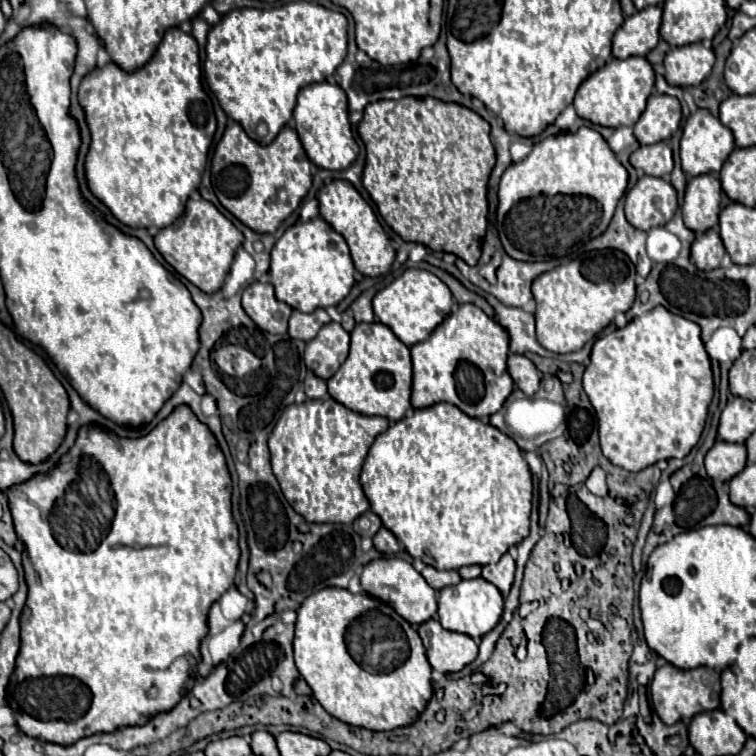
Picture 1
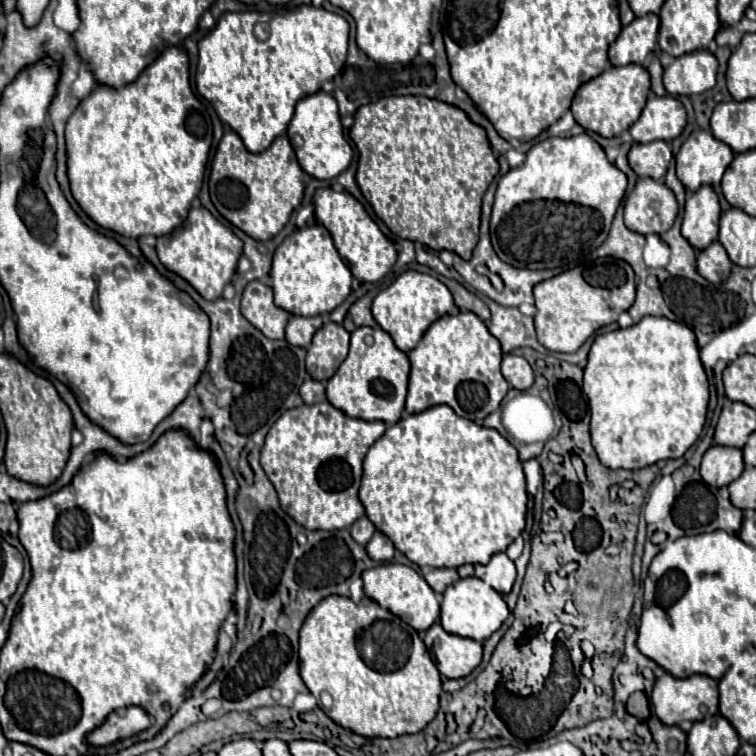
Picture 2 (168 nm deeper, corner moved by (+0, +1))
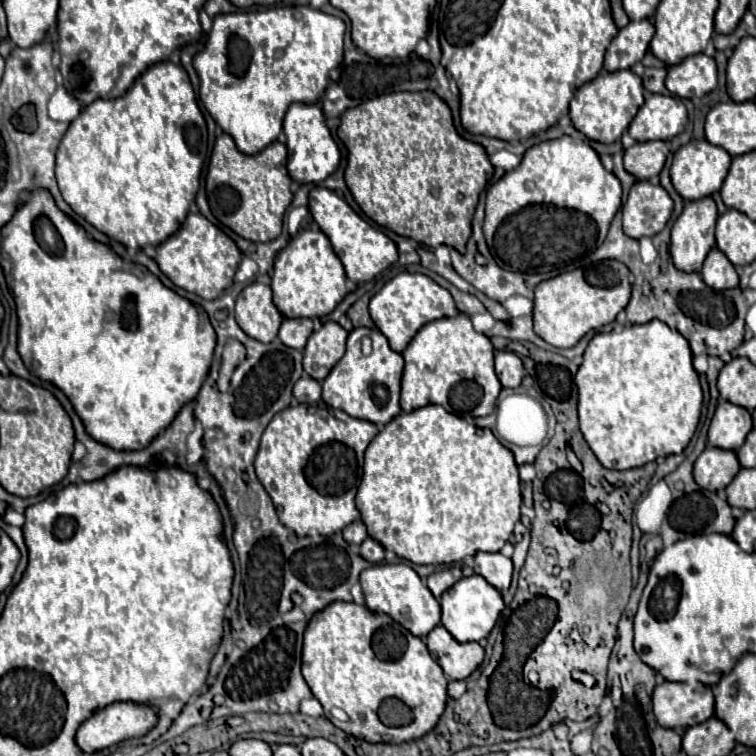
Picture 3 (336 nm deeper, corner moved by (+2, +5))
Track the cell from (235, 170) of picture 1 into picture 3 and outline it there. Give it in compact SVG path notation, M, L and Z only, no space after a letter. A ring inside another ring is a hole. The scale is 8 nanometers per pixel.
M228 134L218 136L212 156L210 156L208 174L206 174L206 196L208 196L208 204L210 204L210 210L216 216L216 220L222 222L224 226L228 226L230 230L234 230L238 236L252 240L252 242L270 242L270 240L278 238L278 234L282 230L284 212L292 202L292 192L290 192L292 180L286 170L286 158L288 158L288 150L282 142L272 142L262 152L248 156L236 148L234 140Z

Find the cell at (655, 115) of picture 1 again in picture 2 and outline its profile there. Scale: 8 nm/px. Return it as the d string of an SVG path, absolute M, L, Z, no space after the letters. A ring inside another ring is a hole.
M654 96L646 102L640 118L630 126L634 142L674 140L686 126L686 110L674 96Z

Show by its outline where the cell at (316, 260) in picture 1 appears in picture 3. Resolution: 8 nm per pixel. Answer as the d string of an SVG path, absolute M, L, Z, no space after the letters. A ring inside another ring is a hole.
M320 230L298 232L276 256L272 272L274 304L284 318L320 318L328 316L348 294L344 266L334 254L330 240Z

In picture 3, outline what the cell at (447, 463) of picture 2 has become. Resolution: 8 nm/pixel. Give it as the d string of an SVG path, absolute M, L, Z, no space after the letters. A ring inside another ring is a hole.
M436 404L416 408L410 414L402 412L376 434L376 438L366 448L364 474L362 474L358 494L356 494L356 508L362 516L362 522L368 528L370 538L374 538L376 542L382 544L382 548L392 550L396 556L400 556L408 562L434 564L434 566L438 566L438 564L456 564L456 562L460 562L468 556L474 556L480 550L482 552L500 552L500 548L508 542L508 538L514 530L514 524L520 520L520 504L522 504L520 478L518 478L518 466L514 462L514 454L508 448L504 448L488 428L478 428L474 424L468 424L464 418L448 414L442 406L436 406Z

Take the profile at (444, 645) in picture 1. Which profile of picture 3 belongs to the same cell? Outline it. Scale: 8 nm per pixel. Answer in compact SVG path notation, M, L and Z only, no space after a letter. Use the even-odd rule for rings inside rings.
M436 626L426 636L426 646L450 680L468 678L484 660L484 648L478 642L460 644L444 626Z

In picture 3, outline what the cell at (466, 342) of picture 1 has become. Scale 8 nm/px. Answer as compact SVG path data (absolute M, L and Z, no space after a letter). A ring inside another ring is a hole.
M466 314L440 318L422 326L402 356L404 374L400 406L404 412L438 404L444 406L446 412L474 422L474 418L488 416L494 410L502 390L494 372L494 346L488 336L474 330Z

